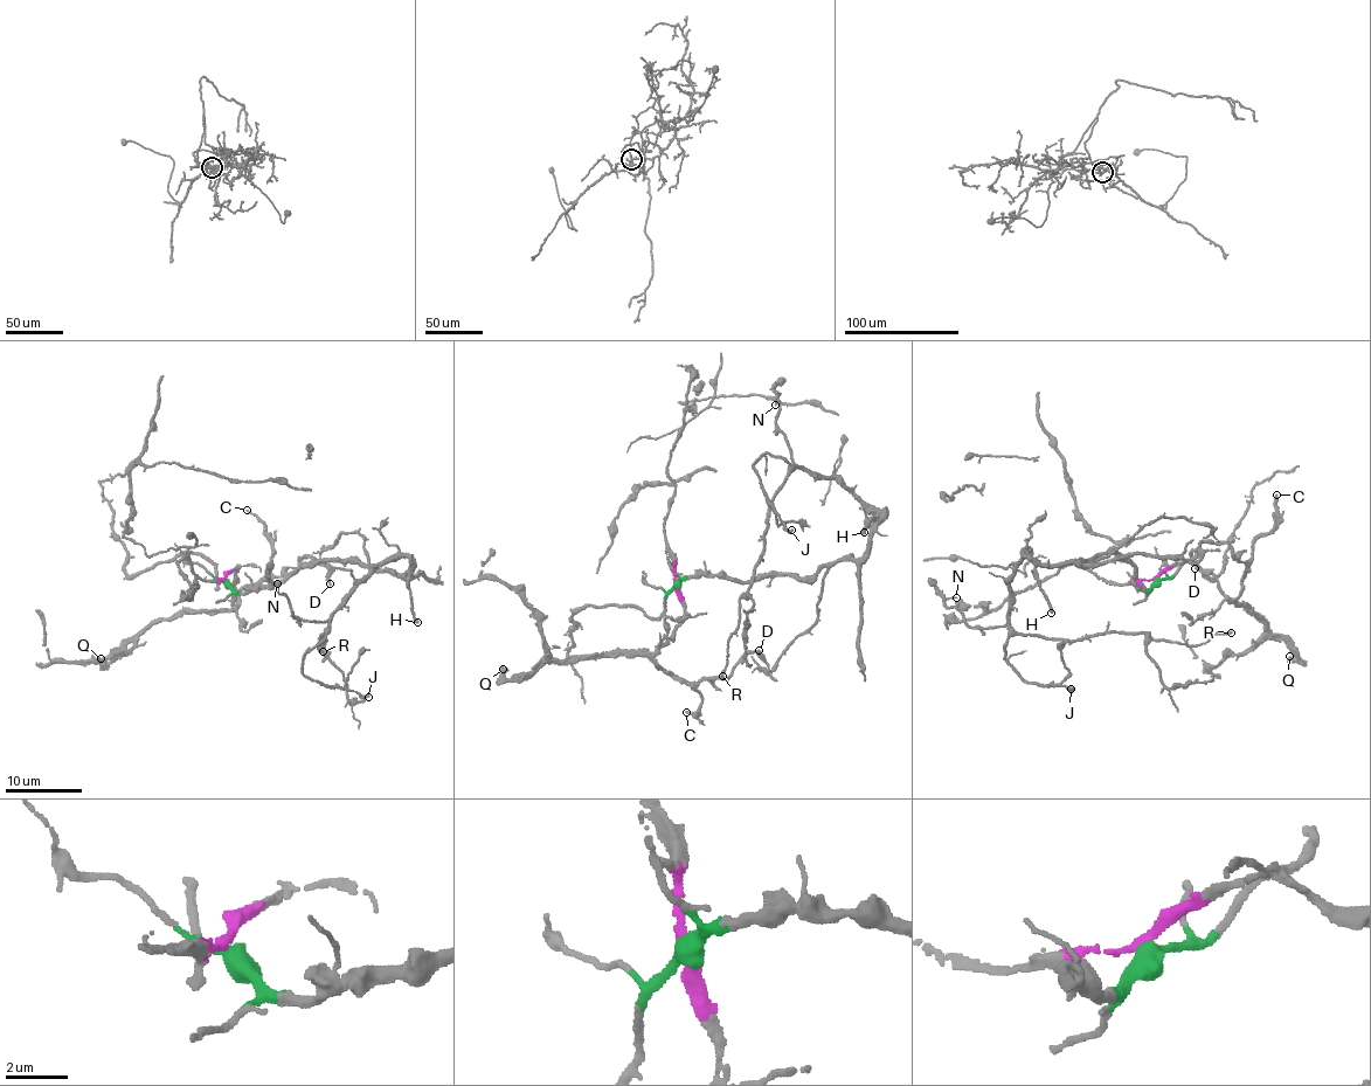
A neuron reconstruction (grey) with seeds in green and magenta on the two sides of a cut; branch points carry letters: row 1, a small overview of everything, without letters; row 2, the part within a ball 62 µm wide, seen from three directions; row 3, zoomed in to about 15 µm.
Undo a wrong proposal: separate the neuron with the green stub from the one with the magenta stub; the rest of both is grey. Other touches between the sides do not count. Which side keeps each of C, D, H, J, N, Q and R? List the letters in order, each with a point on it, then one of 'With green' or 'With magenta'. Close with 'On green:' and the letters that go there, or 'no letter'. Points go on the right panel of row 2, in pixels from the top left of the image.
C: Place: (1276, 495). With magenta
D: Place: (1195, 568). With magenta
H: Place: (1051, 613). With green
J: Place: (1071, 689). With green
N: Place: (956, 597). With green
Q: Place: (1289, 656). With magenta
R: Place: (1231, 633). With green
On green: H, J, N, R

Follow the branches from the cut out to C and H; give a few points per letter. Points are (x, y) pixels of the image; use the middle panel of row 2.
C: (676, 582), (684, 606), (683, 622), (655, 661), (698, 691), (703, 703), (698, 716), (686, 712)
H: (676, 582), (700, 574), (745, 581), (816, 578), (822, 567), (859, 559), (871, 517), (865, 533)

